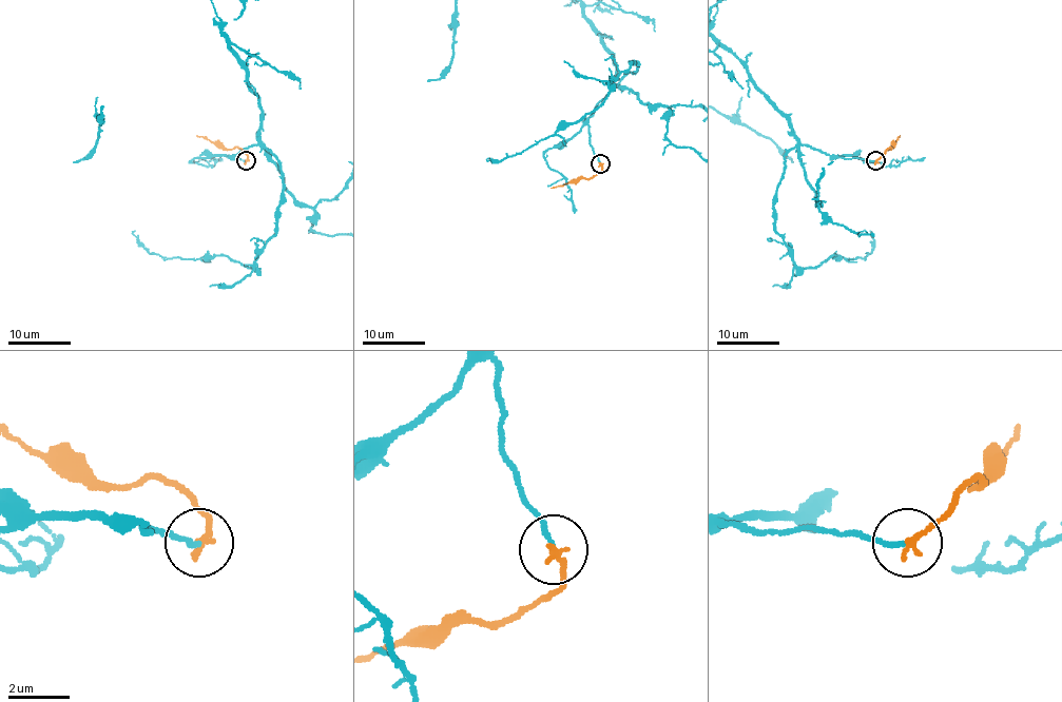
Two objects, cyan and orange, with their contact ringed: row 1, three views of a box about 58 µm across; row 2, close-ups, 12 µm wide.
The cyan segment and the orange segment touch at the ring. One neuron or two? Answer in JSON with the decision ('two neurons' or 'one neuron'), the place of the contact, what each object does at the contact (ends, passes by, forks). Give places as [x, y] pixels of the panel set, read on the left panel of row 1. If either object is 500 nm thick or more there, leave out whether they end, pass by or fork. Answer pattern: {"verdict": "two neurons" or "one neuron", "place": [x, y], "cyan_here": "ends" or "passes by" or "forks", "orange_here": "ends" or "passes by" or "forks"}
{"verdict": "one neuron", "place": [246, 160], "cyan_here": "ends", "orange_here": "ends"}

